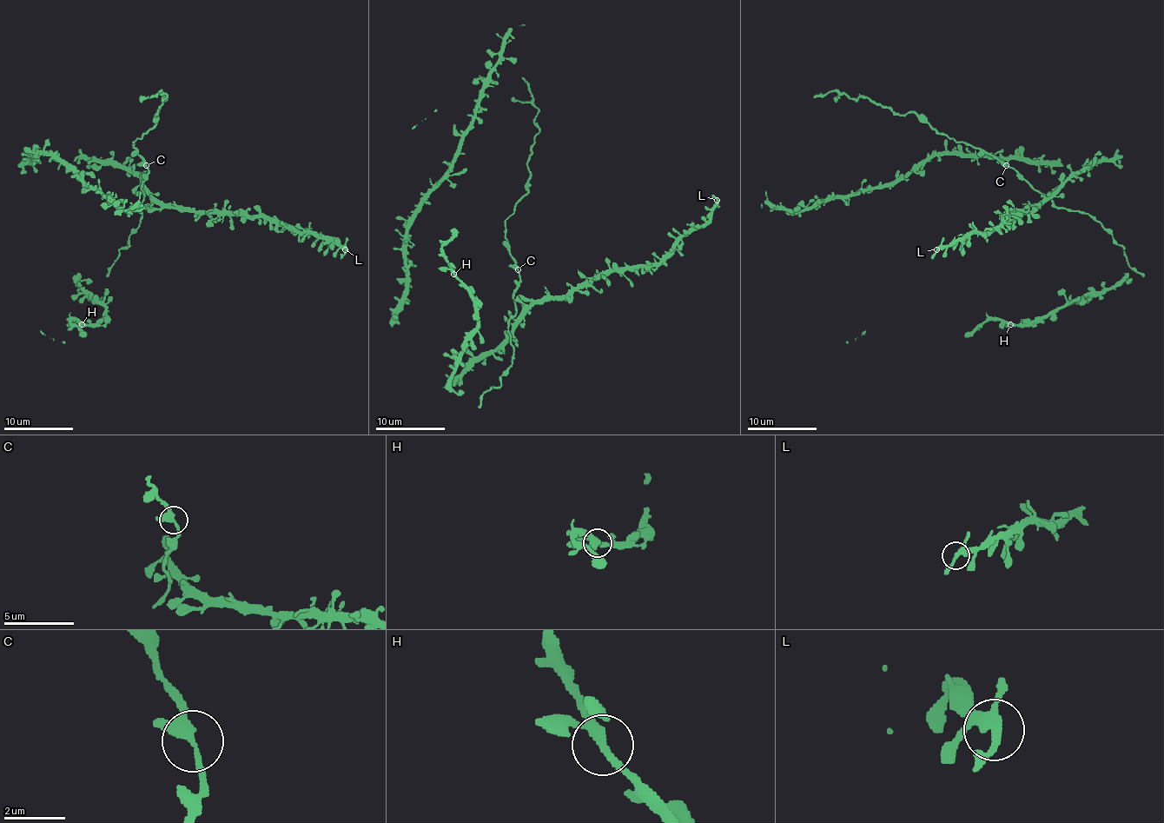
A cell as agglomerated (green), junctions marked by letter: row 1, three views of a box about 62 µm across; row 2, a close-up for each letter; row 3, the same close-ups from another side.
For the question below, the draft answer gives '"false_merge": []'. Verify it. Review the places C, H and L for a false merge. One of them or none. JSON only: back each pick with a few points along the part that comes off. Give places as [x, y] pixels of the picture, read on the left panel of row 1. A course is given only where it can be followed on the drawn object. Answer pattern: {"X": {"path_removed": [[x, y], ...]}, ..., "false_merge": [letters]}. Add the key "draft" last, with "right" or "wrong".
{"false_merge": [], "draft": "right"}

